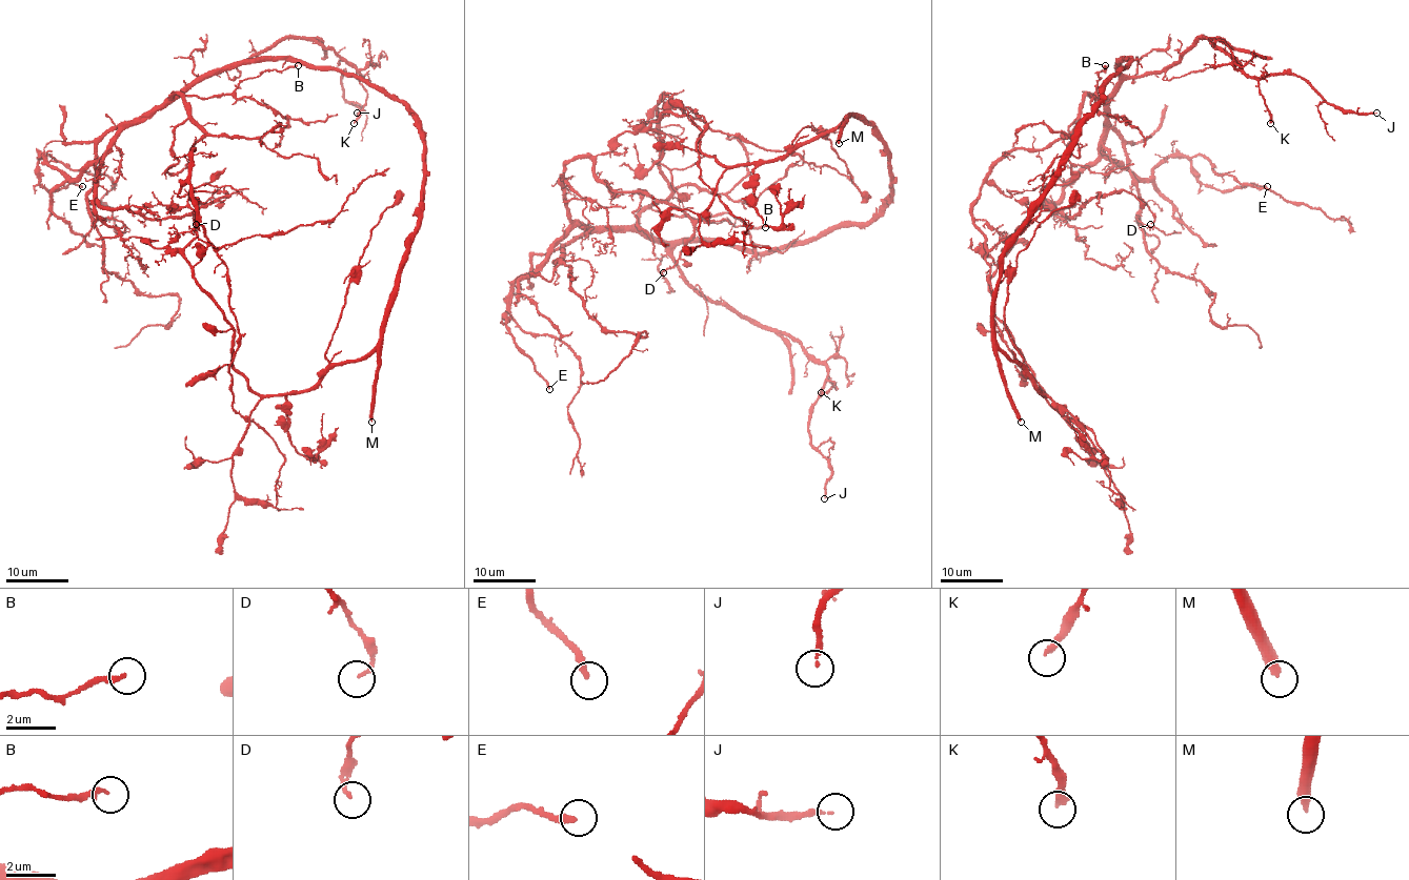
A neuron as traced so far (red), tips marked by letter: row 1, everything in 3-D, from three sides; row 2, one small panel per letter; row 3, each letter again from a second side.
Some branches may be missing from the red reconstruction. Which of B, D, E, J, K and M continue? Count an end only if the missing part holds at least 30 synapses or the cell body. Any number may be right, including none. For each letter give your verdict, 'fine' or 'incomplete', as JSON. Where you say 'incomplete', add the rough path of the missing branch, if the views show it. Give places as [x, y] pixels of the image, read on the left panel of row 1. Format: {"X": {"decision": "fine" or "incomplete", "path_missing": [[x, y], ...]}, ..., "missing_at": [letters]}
{"B": {"decision": "fine"}, "D": {"decision": "fine"}, "E": {"decision": "fine"}, "J": {"decision": "incomplete", "path_missing": [[357, 113], [362, 126], [335, 158], [337, 172], [385, 141], [401, 120], [398, 101], [404, 90]]}, "K": {"decision": "fine"}, "M": {"decision": "incomplete"}, "missing_at": ["J", "M"]}

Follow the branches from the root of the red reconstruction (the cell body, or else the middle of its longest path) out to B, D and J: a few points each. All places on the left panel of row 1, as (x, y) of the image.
B: (193, 164), (193, 147), (205, 131), (193, 117), (186, 95), (228, 95), (247, 78), (298, 65)
D: (193, 164), (205, 131), (174, 94), (113, 142), (97, 202), (167, 219), (226, 193), (200, 203), (196, 224)
J: (193, 164), (205, 131), (172, 95), (286, 39), (330, 46), (359, 72), (341, 78), (357, 113)

